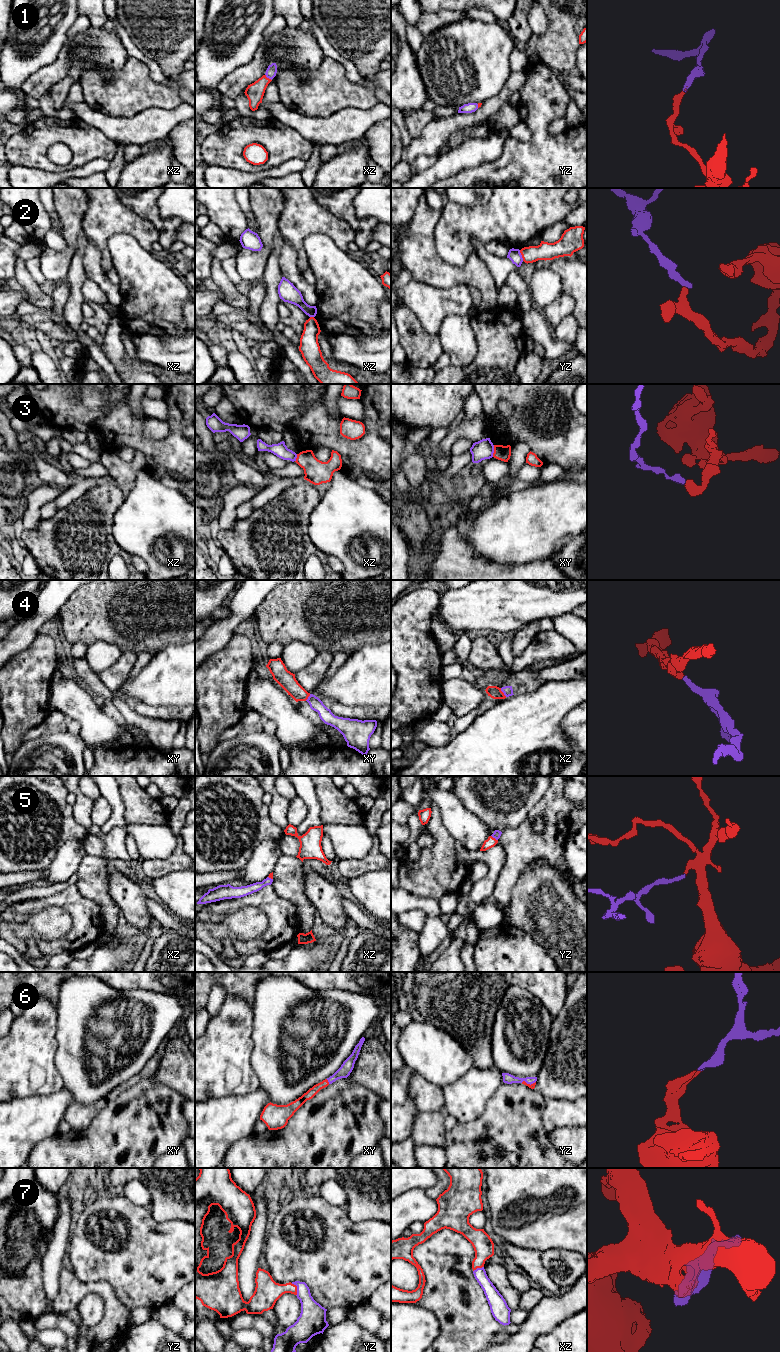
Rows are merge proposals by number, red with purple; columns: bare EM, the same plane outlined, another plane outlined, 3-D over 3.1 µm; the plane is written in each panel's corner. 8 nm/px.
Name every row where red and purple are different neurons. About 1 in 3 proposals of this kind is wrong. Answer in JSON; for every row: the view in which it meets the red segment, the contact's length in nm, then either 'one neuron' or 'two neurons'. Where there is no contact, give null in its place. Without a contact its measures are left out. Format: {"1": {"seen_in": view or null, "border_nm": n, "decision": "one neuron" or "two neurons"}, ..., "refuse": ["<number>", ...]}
{"1": {"seen_in": "xz", "border_nm": 80, "decision": "one neuron"}, "2": {"seen_in": "yz", "border_nm": 90, "decision": "two neurons"}, "3": {"seen_in": "xy", "border_nm": 100, "decision": "two neurons"}, "4": {"seen_in": "xz", "border_nm": 90, "decision": "two neurons"}, "5": {"seen_in": "yz", "border_nm": 70, "decision": "one neuron"}, "6": {"seen_in": "xy", "border_nm": 50, "decision": "one neuron"}, "7": {"seen_in": "yz", "border_nm": 110, "decision": "one neuron"}, "refuse": ["2", "3", "4"]}

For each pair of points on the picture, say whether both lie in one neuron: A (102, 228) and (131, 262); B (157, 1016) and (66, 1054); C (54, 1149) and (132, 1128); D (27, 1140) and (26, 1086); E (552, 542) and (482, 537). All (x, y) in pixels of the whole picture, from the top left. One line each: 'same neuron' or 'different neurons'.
A: different neurons
B: same neuron
C: same neuron
D: different neurons
E: same neuron

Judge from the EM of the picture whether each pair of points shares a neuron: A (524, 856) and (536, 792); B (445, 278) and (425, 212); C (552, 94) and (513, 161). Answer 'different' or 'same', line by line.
A: different
B: same
C: same

